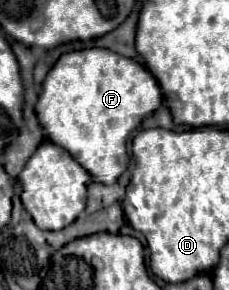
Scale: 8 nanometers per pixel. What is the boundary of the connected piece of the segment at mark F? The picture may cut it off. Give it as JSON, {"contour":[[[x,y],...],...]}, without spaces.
{"contour":[[[92,47],[60,55],[60,59],[52,65],[42,83],[42,93],[36,103],[36,115],[50,141],[74,155],[74,159],[90,173],[92,181],[112,185],[128,169],[130,159],[126,151],[126,141],[130,134],[146,115],[156,111],[160,105],[162,93],[158,89],[158,83],[142,63],[118,55],[110,49]]]}

